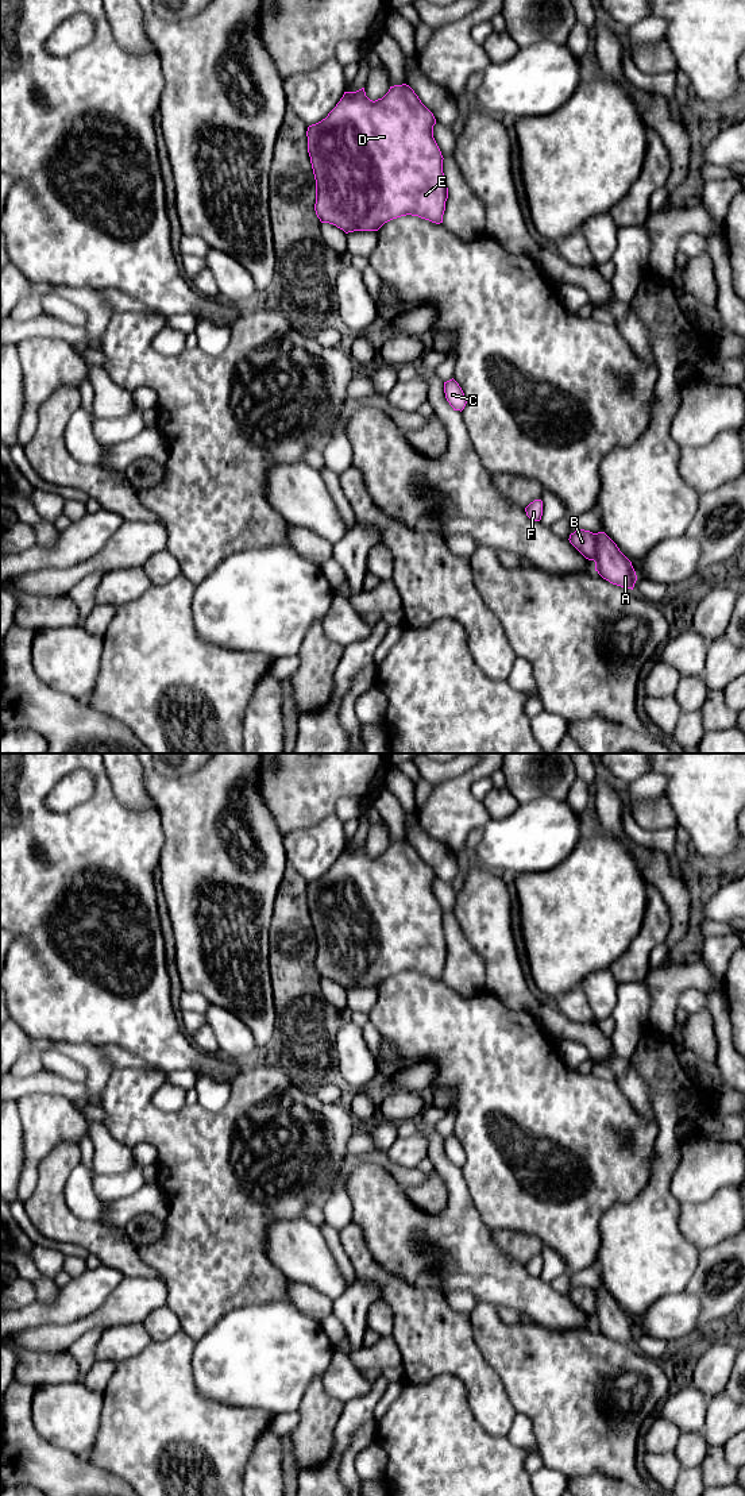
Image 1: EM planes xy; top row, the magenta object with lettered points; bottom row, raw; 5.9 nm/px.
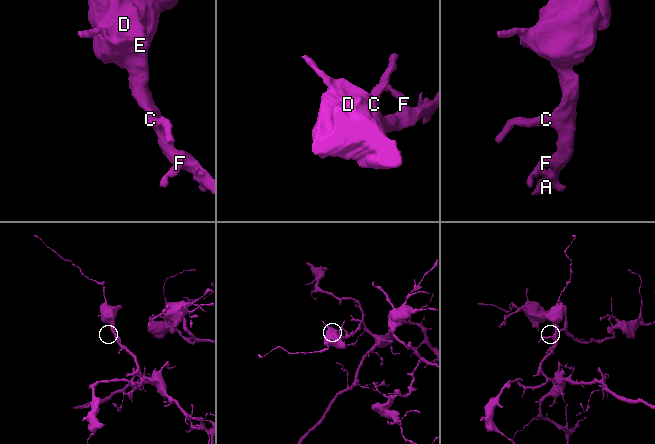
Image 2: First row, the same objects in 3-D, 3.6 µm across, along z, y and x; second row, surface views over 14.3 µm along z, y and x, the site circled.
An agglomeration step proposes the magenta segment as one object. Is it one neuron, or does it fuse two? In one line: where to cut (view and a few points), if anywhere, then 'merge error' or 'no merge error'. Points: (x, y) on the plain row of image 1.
cut in xy along (595, 1290), (595, 1313), (593, 1315); merge error

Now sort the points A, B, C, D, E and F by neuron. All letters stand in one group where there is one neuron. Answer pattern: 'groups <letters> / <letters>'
groups A C D E F / B

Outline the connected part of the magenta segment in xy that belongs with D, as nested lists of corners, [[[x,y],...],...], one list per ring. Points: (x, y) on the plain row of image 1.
[[[406,840],[390,843],[389,848],[382,855],[375,857],[366,852],[364,844],[356,848],[344,848],[343,853],[328,870],[328,872],[316,880],[309,882],[306,887],[308,909],[316,936],[314,967],[320,978],[333,980],[346,990],[354,987],[378,987],[385,979],[406,971],[418,972],[436,980],[443,979],[445,957],[448,955],[448,944],[445,941],[445,933],[443,929],[444,914],[433,894],[435,880],[436,875],[433,870],[421,859],[414,847]]]

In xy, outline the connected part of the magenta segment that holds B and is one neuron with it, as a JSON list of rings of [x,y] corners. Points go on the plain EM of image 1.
[[[584,1285],[575,1287],[570,1291],[570,1299],[588,1316],[594,1316],[597,1311],[595,1289]]]

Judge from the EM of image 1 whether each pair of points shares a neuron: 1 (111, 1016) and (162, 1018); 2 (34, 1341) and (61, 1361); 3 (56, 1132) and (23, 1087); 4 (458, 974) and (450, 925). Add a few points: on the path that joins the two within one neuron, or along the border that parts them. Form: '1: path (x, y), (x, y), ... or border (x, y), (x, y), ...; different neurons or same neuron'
1: path (123, 1016), (150, 1018); same neuron
2: border (15, 1344), (23, 1348), (68, 1350); different neurons
3: border (61, 1095), (30, 1092), (16, 1101); different neurons
4: path (458, 962), (458, 941), (455, 937); same neuron

